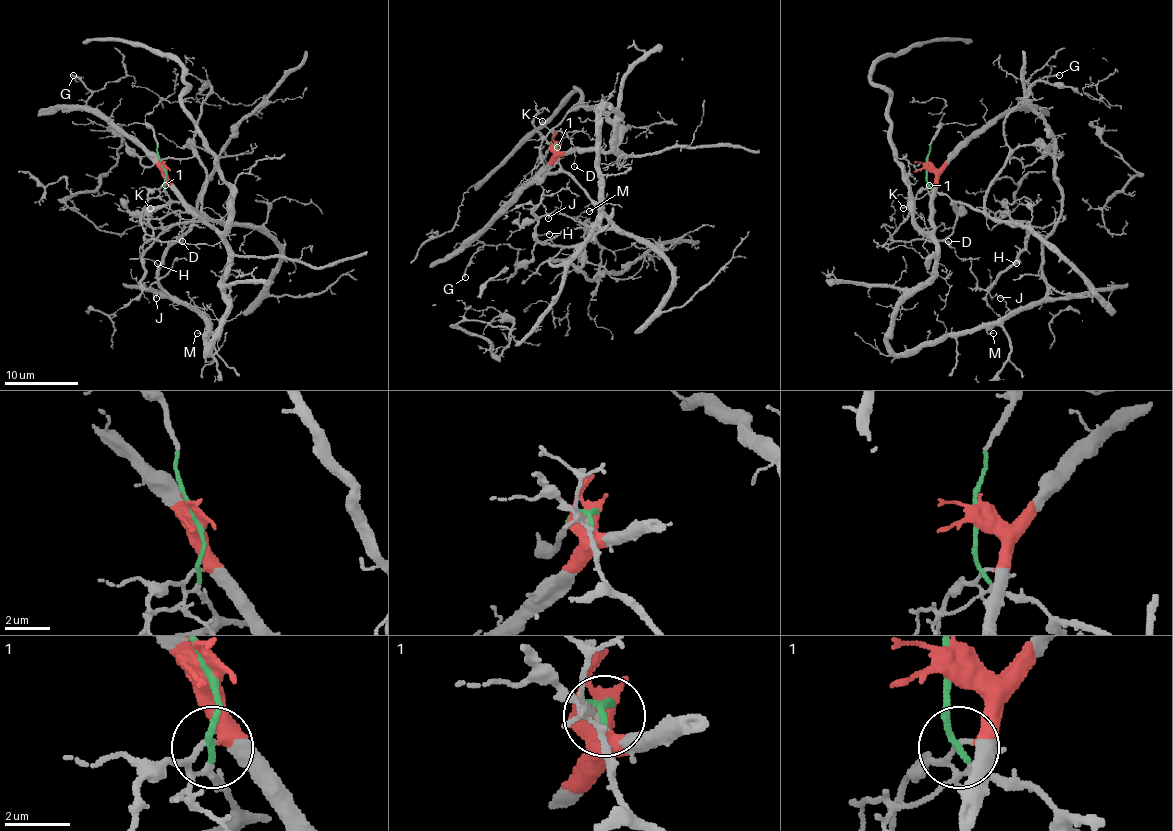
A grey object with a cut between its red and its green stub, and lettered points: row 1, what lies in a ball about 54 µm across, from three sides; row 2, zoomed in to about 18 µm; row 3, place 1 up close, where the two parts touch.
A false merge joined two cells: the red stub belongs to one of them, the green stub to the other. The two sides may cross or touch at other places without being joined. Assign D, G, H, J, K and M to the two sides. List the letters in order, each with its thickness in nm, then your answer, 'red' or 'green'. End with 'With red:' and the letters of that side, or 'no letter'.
D: calibre 90 nm; green
G: calibre 180 nm; red
H: calibre 110 nm; green
J: calibre 120 nm; green
K: calibre 120 nm; green
M: calibre 90 nm; red
With red: G, M

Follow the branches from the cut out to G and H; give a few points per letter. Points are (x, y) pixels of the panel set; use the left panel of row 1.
G: (163, 166), (163, 170), (130, 136), (87, 107), (91, 92), (72, 75)
H: (163, 166), (167, 194), (174, 201), (218, 220), (170, 225), (142, 255), (157, 264)

